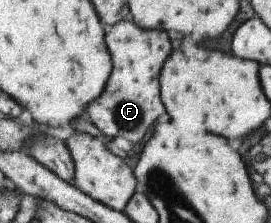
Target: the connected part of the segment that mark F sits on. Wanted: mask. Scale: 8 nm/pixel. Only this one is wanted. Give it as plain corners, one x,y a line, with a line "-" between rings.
134,22
113,24
104,40
111,60
110,76
100,102
87,104
85,117
100,130
102,137
113,139
120,136
133,145
142,140
146,128
164,112
158,96
158,70
170,52
170,40
166,32
142,30

